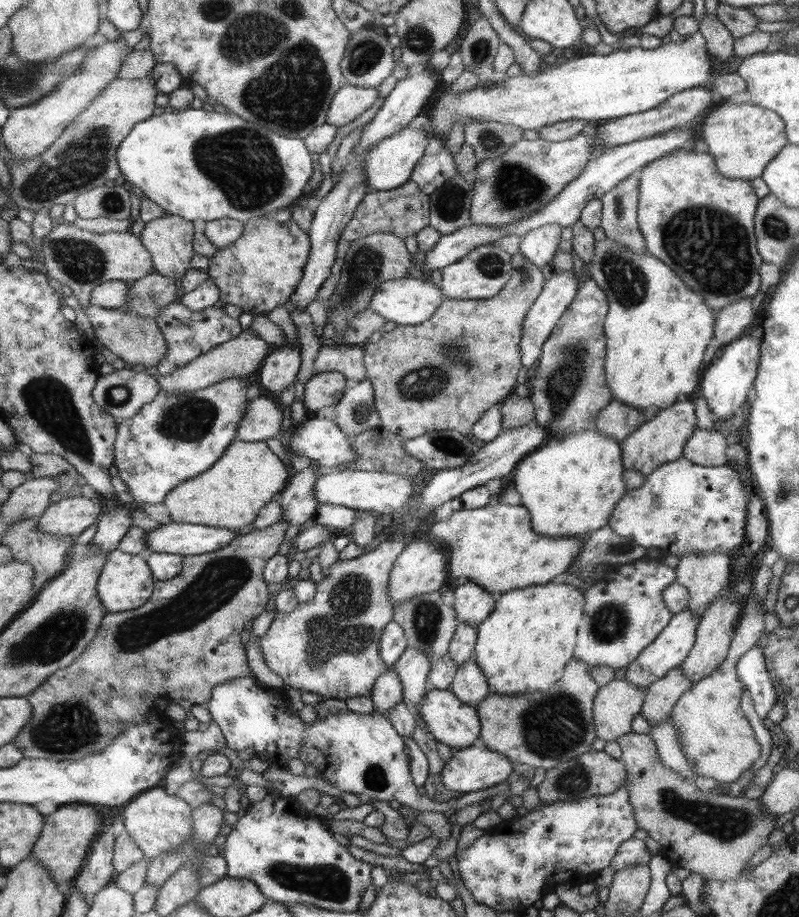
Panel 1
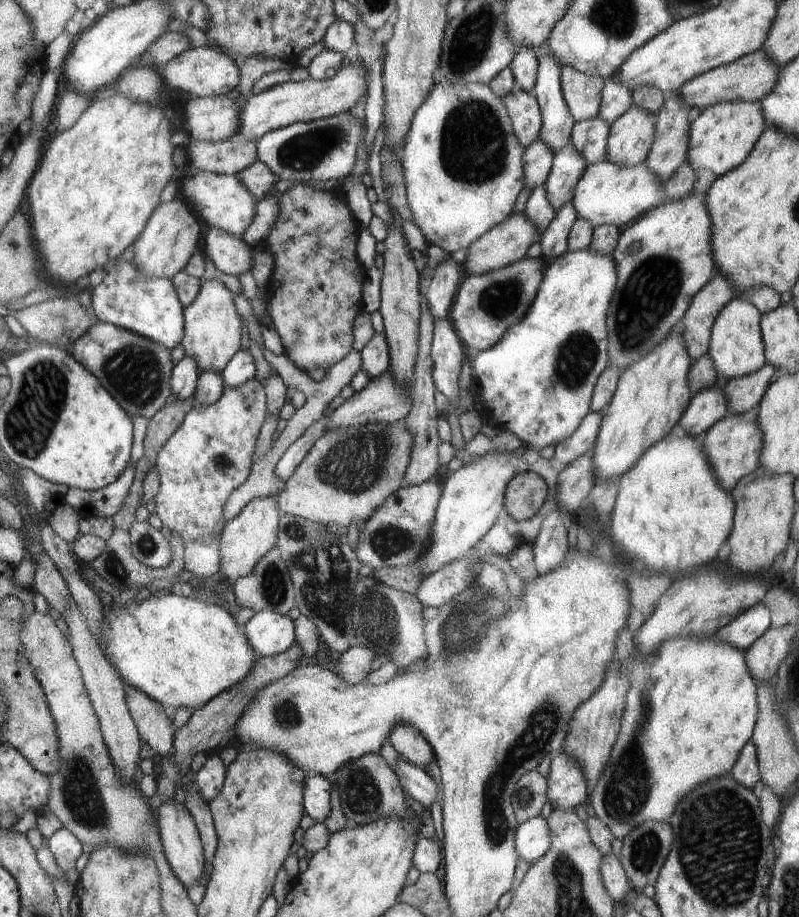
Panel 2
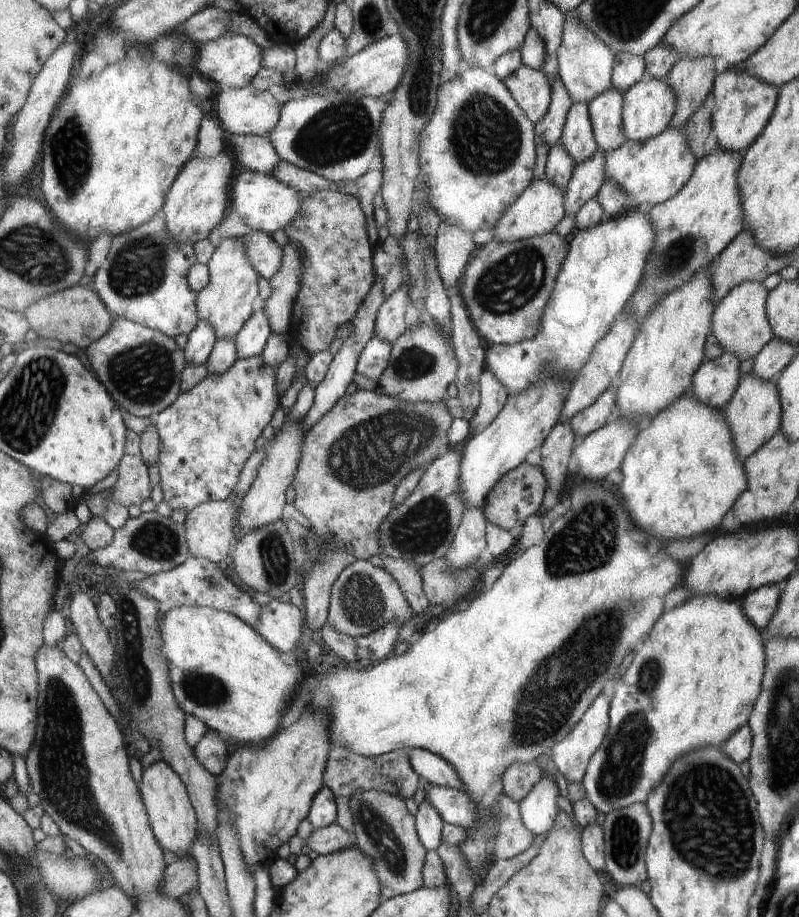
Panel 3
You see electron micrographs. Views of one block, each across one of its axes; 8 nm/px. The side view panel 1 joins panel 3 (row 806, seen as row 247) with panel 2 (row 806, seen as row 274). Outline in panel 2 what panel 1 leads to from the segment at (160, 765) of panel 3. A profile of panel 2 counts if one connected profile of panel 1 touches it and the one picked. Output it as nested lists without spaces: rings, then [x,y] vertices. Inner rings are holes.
[[[181,797],[172,798],[170,802],[162,804],[158,808],[156,823],[164,856],[166,856],[168,864],[170,864],[172,872],[186,886],[186,889],[189,886],[196,885],[200,874],[202,874],[202,868],[204,868],[203,844],[201,843],[196,824],[194,823],[194,818],[192,818],[186,806],[184,806],[183,799]]]

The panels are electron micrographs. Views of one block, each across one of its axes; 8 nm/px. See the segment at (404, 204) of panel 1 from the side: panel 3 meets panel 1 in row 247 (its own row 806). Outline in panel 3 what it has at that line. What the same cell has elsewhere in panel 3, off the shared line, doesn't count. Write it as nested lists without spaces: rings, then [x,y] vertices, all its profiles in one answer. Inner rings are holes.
[[[331,745],[326,768],[323,774],[323,782],[334,793],[337,804],[336,824],[349,833],[353,833],[353,818],[348,802],[350,796],[358,790],[384,790],[388,794],[394,794],[404,800],[406,796],[414,796],[416,790],[420,788],[421,778],[419,774],[410,766],[407,749],[393,750],[392,752],[365,757],[354,754],[348,748]]]

